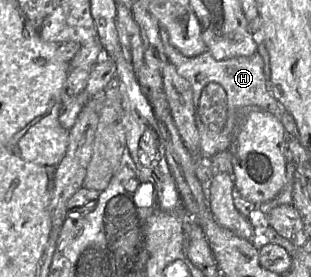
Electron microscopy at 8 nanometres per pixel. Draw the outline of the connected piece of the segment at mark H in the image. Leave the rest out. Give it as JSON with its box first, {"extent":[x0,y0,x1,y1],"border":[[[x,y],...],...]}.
{"extent":[159,25,284,131],"border":[[[160,25],[159,36],[168,61],[175,66],[178,74],[188,81],[192,88],[195,113],[203,88],[208,83],[215,82],[221,85],[226,92],[230,116],[235,116],[235,131],[241,119],[241,111],[247,107],[257,107],[270,112],[281,120],[284,109],[266,85],[264,62],[258,52],[251,56],[224,60],[216,60],[208,50],[196,57],[186,57],[170,43],[166,29]]]}

